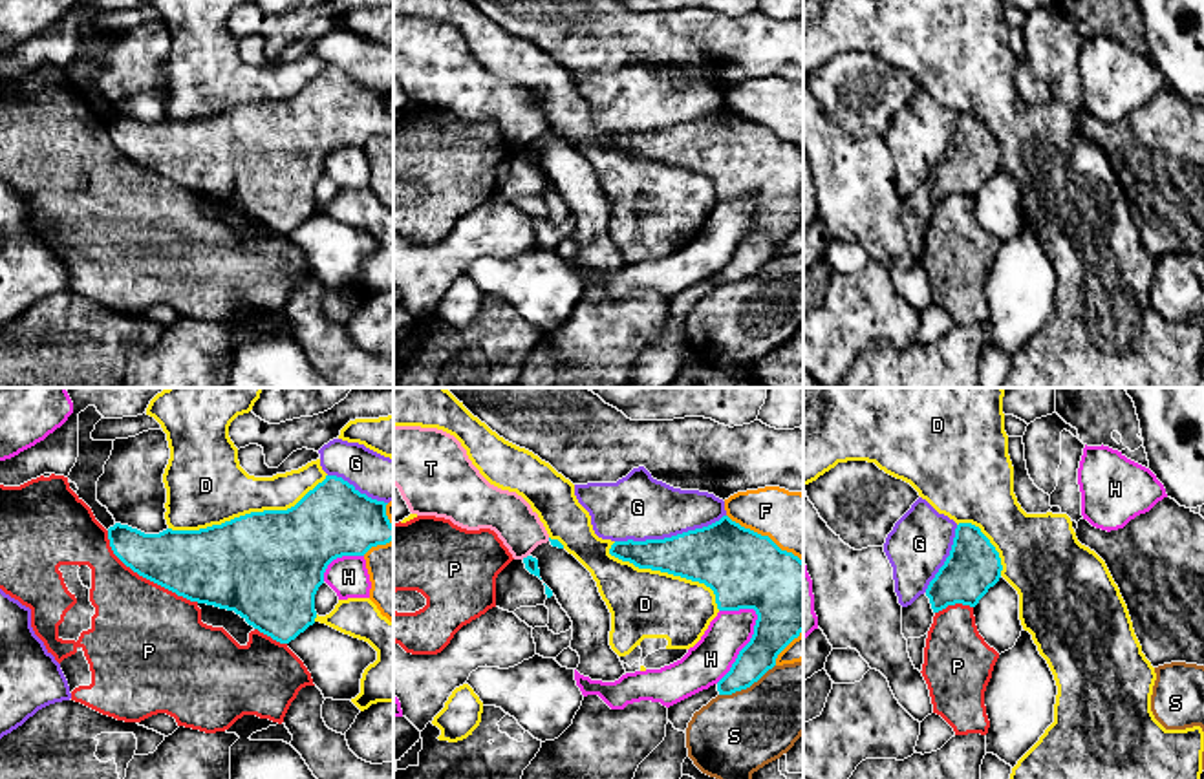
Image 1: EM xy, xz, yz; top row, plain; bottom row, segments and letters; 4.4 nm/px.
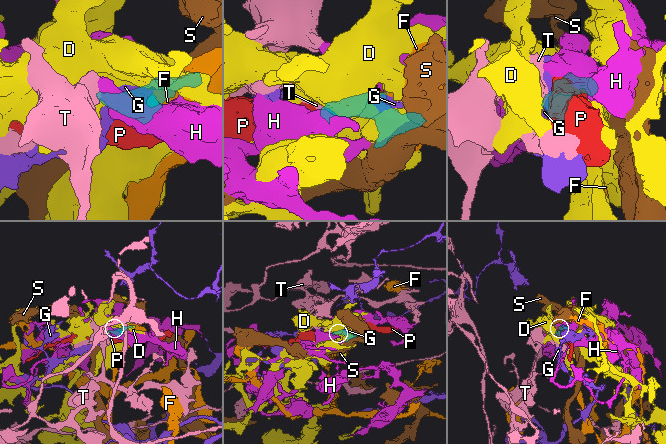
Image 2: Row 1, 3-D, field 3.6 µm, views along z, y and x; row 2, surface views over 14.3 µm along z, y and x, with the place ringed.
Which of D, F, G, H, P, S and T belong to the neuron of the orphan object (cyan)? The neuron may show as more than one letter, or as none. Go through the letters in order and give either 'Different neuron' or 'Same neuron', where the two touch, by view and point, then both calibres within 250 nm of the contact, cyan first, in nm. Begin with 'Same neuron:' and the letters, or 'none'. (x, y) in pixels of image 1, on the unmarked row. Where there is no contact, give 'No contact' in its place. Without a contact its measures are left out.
Same neuron: none
D: Different neuron. Touches cyan at xy (247, 105). Thickness 480 nm (cyan) against 360 nm
F: Different neuron. Touches cyan at xz (765, 127). Thickness 340 nm (cyan) against 280 nm
G: Different neuron. Touches cyan at xz (672, 127). Thickness 300 nm (cyan) against 300 nm
H: Different neuron. Touches cyan at xz (745, 236). Thickness 260 nm (cyan) against 190 nm
P: Different neuron. Touches cyan at xy (145, 167). Thickness 320 nm (cyan) against 460 nm
S: Different neuron. Touches cyan at xz (747, 277). Thickness 160 nm (cyan) against 360 nm
T: Different neuron. Touches cyan at xz (524, 149). Thickness 60 nm (cyan) against 190 nm

